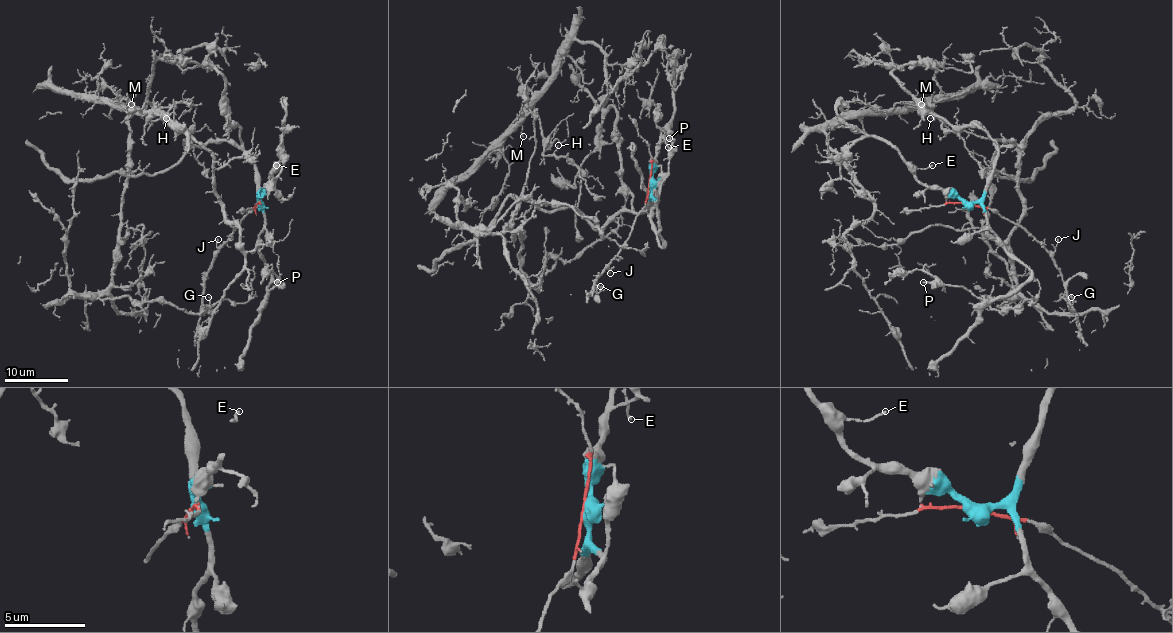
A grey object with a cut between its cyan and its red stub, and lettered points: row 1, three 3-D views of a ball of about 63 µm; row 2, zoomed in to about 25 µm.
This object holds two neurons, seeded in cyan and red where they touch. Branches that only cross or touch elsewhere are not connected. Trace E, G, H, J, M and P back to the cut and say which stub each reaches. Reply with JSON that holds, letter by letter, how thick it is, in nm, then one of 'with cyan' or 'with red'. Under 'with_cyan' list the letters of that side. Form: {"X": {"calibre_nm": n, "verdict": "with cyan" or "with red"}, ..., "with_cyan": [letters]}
{"E": {"calibre_nm": 140, "verdict": "with cyan"}, "G": {"calibre_nm": 100, "verdict": "with red"}, "H": {"calibre_nm": 110, "verdict": "with cyan"}, "J": {"calibre_nm": 140, "verdict": "with red"}, "M": {"calibre_nm": 120, "verdict": "with cyan"}, "P": {"calibre_nm": 200, "verdict": "with cyan"}, "with_cyan": ["E", "H", "M", "P"]}

